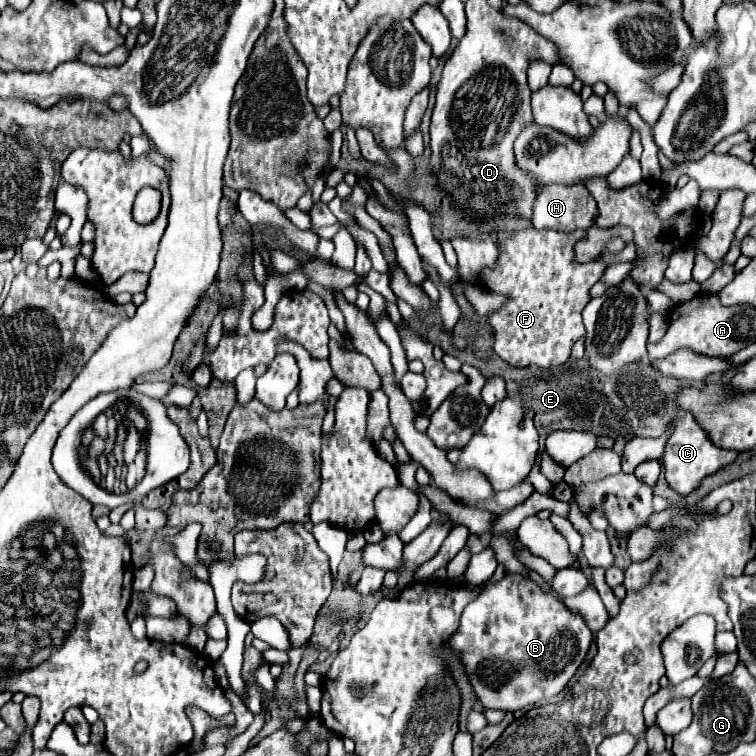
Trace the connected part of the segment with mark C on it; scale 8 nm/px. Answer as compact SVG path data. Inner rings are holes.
M685 411L673 425L673 433L667 439L667 449L663 453L663 461L665 461L665 477L669 481L669 485L681 493L687 495L691 493L695 487L699 487L699 481L703 481L707 475L717 473L721 467L733 463L737 459L737 451L729 451L729 449L721 449L715 447L709 439L709 433L697 423L697 419L693 417L693 413Z

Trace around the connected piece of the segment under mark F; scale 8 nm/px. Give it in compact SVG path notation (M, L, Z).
M523 229L523 231L497 231L499 241L499 257L493 267L487 267L479 273L479 285L487 287L489 293L505 295L509 301L495 313L487 315L487 321L495 329L495 353L507 361L511 367L523 369L537 365L539 369L555 369L567 363L571 355L571 347L577 339L585 335L585 327L581 321L581 311L587 301L591 301L589 289L603 277L607 263L597 257L589 263L575 265L575 243L585 239L585 231L561 233L561 231L537 231L537 229Z

